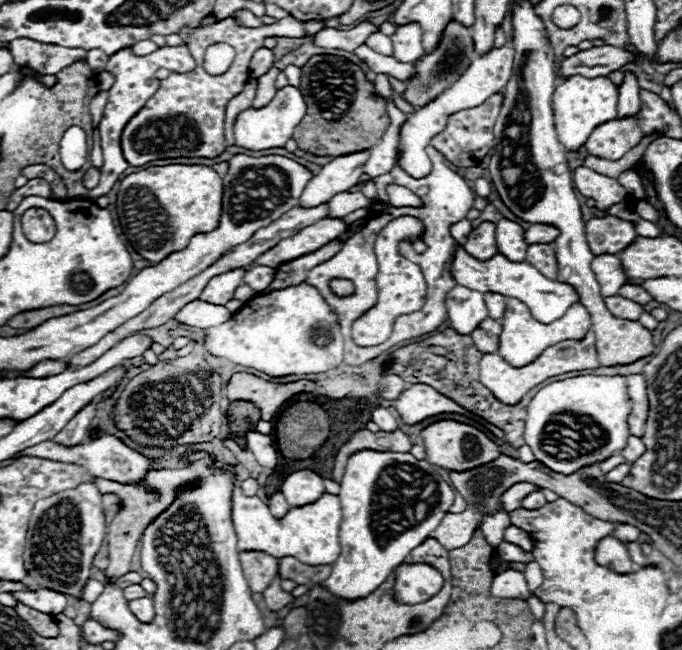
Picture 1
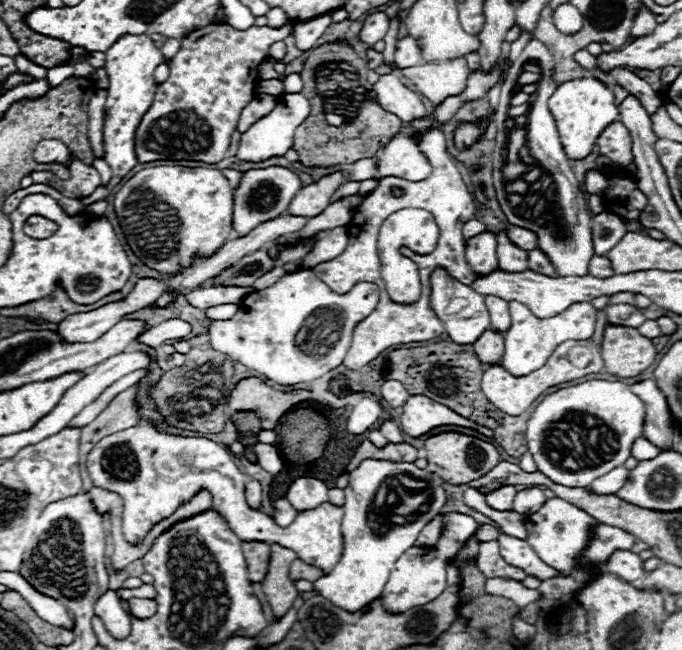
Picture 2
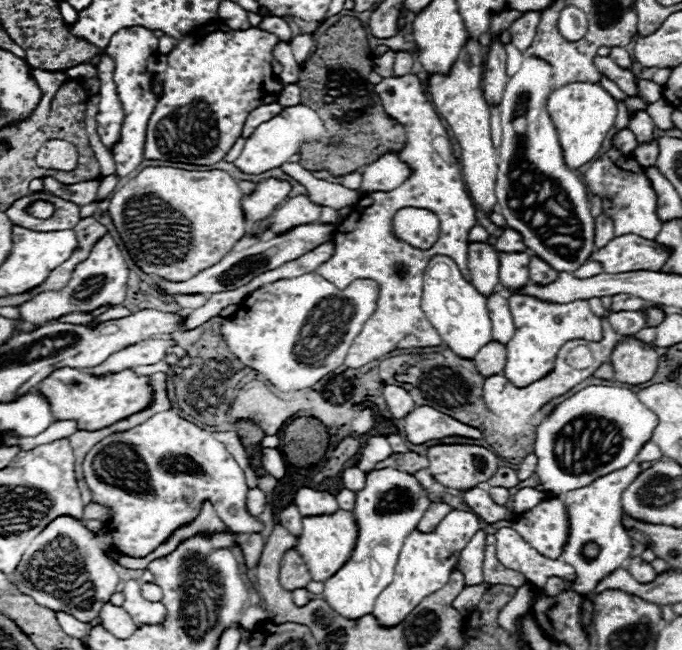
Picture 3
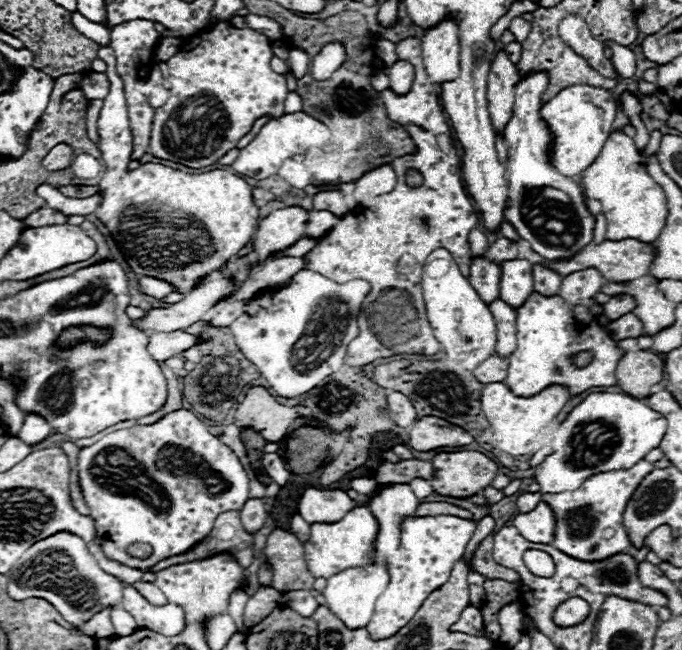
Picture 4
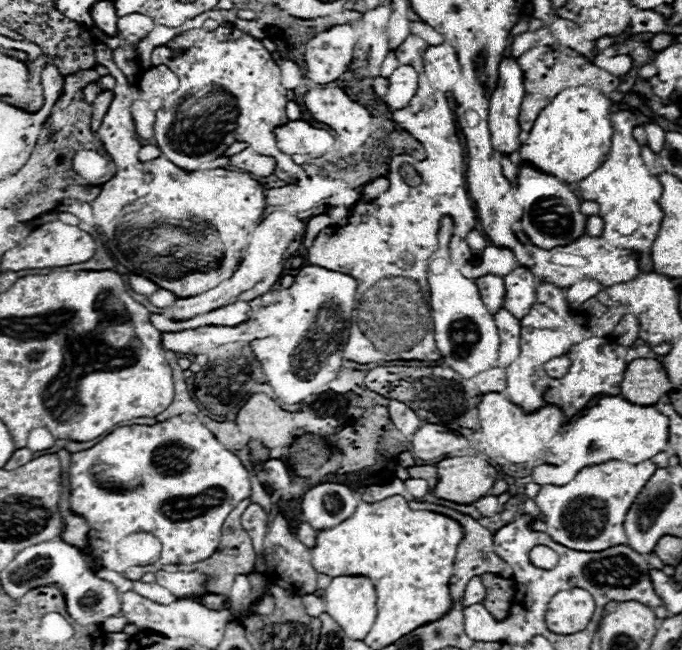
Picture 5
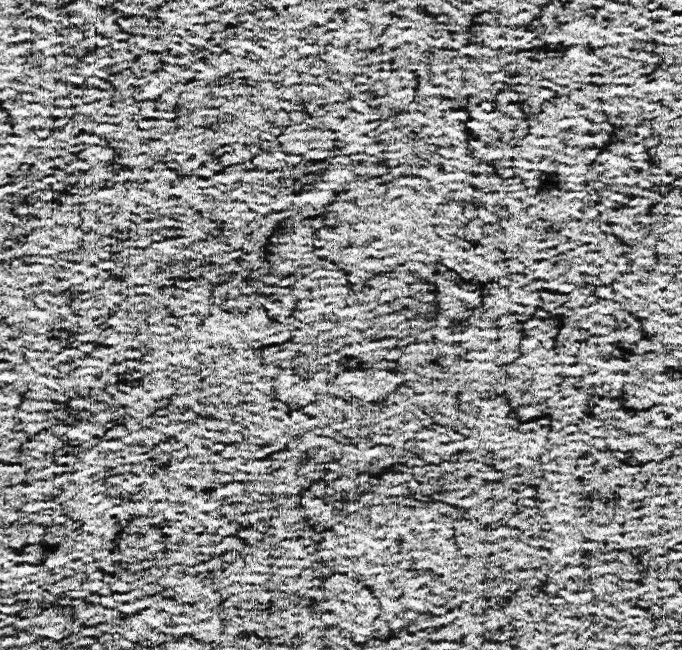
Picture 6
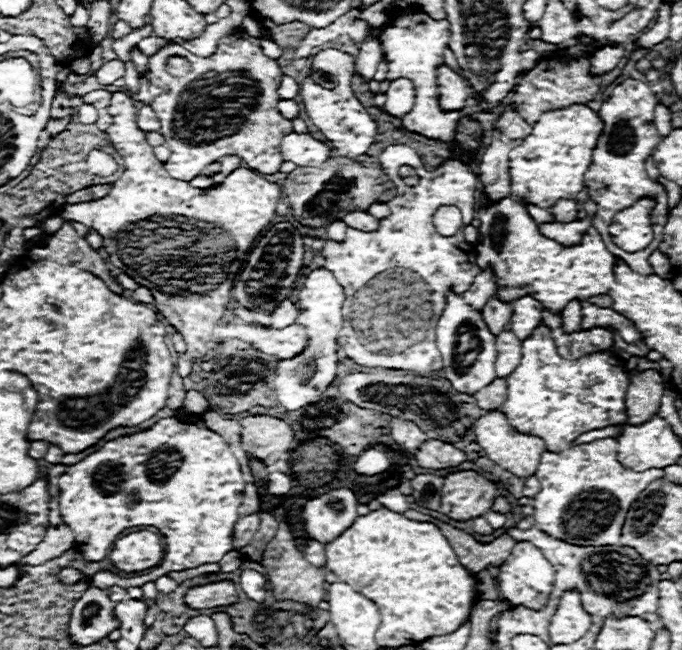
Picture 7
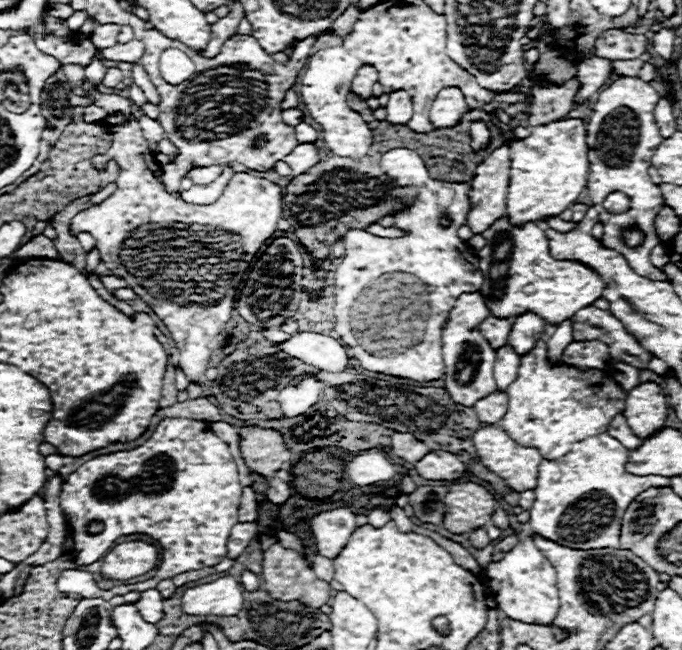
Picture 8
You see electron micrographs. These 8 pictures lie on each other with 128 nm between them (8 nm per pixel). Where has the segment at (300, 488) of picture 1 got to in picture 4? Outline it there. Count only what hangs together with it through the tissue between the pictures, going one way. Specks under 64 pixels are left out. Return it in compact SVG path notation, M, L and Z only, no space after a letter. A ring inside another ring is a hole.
M380 484L364 496L364 500L352 500L344 490L318 490L318 488L308 488L298 504L300 516L308 524L332 524L342 520L352 508L364 506L366 500L370 500L378 492Z

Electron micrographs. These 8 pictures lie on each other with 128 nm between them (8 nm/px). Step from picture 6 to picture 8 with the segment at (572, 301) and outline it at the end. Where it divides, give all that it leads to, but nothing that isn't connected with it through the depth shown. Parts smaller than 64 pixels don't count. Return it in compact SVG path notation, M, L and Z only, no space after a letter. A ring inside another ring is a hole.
M566 320L566 322L558 324L556 332L546 340L550 364L562 362L562 352L570 342L572 342L572 320Z

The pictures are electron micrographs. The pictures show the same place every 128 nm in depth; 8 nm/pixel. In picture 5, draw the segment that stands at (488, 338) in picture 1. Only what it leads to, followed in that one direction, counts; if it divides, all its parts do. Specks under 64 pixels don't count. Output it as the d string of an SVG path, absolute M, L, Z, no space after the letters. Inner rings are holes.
M492 368L492 370L486 370L486 372L480 372L476 378L474 378L478 390L482 394L486 392L502 392L506 388L506 372L502 368Z

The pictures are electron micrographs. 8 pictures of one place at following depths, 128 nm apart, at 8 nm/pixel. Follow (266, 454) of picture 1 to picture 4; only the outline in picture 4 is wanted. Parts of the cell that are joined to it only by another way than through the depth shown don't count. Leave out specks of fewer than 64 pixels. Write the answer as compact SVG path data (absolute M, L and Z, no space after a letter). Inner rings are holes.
M264 454L262 456L262 466L266 470L266 474L280 486L284 486L290 480L290 470L286 466L286 462L278 456L278 454Z

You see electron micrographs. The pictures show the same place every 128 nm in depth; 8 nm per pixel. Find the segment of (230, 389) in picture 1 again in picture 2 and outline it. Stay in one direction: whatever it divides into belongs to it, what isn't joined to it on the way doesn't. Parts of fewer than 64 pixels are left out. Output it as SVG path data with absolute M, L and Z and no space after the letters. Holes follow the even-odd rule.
M244 378L236 384L228 398L234 412L256 412L264 430L274 430L278 420L298 402L308 400L306 390L278 392L266 386L260 378Z

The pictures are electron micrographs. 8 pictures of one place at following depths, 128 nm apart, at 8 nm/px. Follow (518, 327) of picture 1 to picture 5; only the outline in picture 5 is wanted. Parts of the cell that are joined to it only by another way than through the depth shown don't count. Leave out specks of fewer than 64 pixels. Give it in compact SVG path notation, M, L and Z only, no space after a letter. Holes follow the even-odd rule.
M534 304L530 312L520 320L520 324L522 324L520 356L506 368L508 386L502 390L502 393L510 398L510 402L514 402L526 412L536 412L546 404L556 404L564 412L564 422L568 422L570 418L586 408L596 394L620 395L620 382L626 370L624 358L628 348L608 338L588 338L572 346L568 340L566 322L554 310L542 304ZM560 354L568 354L572 362L570 370L564 378L550 378L544 370L544 364L550 358L556 358Z

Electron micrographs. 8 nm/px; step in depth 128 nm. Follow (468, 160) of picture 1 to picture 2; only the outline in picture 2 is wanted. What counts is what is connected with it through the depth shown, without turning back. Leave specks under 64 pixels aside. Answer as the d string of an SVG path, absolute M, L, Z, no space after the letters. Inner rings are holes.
M462 124L462 126L456 130L456 134L454 134L456 146L462 146L462 144L470 146L470 144L474 144L478 138L480 138L480 130L478 130L478 126L474 126L474 124Z

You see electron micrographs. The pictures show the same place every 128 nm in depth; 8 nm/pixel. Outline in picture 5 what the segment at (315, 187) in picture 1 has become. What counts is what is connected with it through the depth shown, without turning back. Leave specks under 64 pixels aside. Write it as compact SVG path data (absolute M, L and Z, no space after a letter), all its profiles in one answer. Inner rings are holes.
M282 210L270 212L252 232L250 242L248 242L248 246L242 254L242 262L240 262L236 274L230 280L222 282L216 290L212 288L212 290L208 290L200 296L194 296L194 298L178 298L172 304L172 318L174 320L188 320L188 318L206 314L210 310L216 310L220 306L232 304L236 300L248 302L248 300L254 300L254 298L266 294L280 280L282 266L286 264L286 260L290 256L294 256L294 252L300 248L302 238L304 238L304 228L306 228L304 222L298 220L296 216L288 214L288 212L282 212Z

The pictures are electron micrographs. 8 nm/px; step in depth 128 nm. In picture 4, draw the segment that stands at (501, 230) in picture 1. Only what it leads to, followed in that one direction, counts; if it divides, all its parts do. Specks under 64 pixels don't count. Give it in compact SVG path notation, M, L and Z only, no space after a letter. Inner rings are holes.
M508 260L506 264L502 264L502 278L500 278L502 302L520 308L532 292L534 292L532 264L528 260Z

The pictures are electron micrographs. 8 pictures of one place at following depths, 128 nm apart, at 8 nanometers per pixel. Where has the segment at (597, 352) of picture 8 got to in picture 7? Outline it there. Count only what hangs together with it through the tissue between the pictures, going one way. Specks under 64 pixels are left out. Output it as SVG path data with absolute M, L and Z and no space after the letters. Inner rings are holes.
M552 328L552 336L558 348L558 354L566 360L576 360L580 356L608 350L612 348L612 332L604 328L592 328L592 330L580 330L576 334L562 334L560 328Z

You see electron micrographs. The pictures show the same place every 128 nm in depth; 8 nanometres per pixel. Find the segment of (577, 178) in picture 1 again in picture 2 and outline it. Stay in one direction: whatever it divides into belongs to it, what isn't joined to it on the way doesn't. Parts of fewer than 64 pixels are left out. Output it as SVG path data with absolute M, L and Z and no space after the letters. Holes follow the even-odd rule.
M590 170L586 174L586 192L590 194L602 194L606 190L606 176L598 170Z

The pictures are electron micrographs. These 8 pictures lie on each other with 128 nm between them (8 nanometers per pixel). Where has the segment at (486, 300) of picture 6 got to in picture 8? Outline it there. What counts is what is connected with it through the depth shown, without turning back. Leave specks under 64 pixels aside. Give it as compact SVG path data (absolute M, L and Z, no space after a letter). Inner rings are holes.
M488 316L478 328L480 328L482 336L490 342L490 346L494 350L498 350L502 344L508 342L508 334L510 334L510 328L512 328L512 320L498 320L494 316Z

